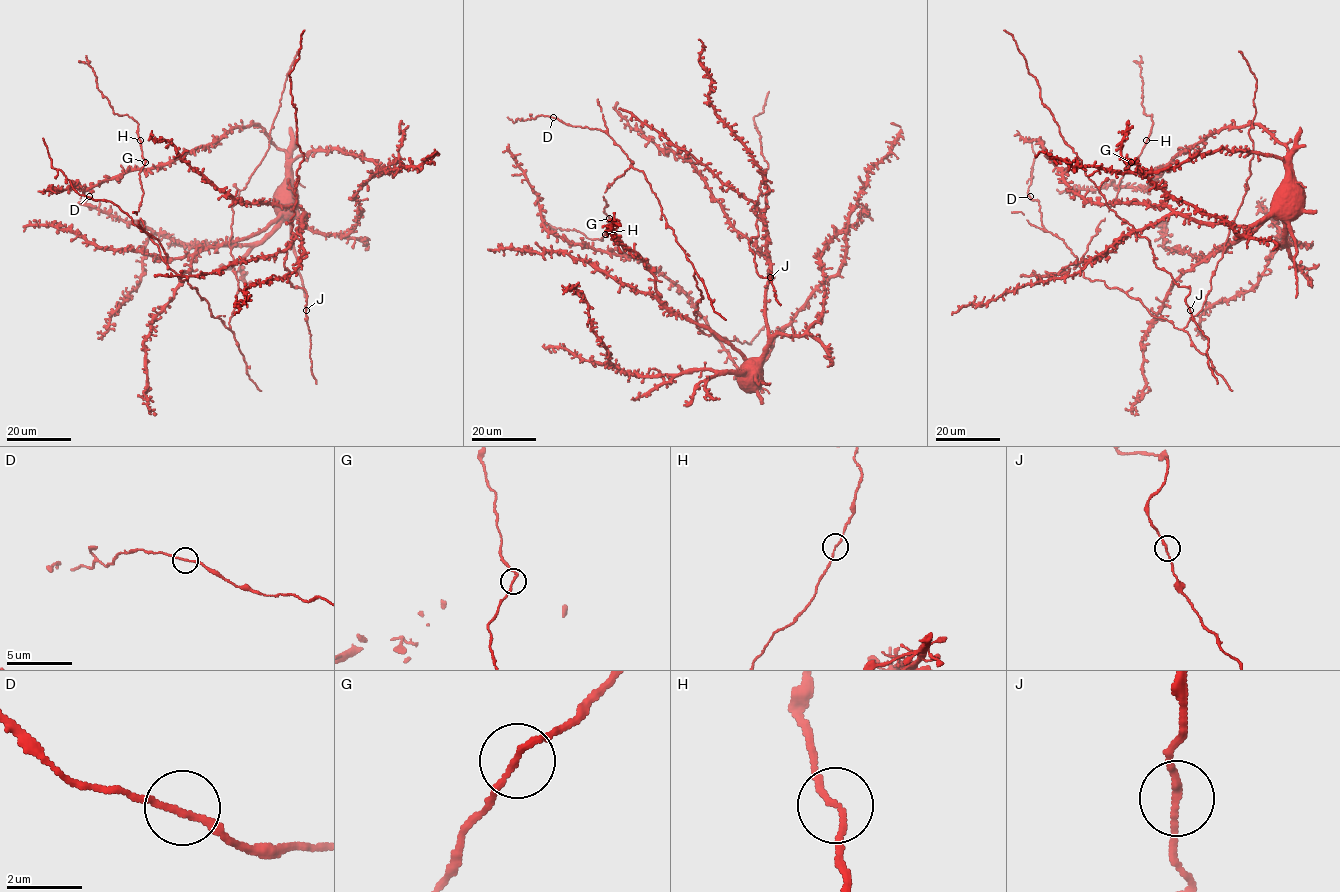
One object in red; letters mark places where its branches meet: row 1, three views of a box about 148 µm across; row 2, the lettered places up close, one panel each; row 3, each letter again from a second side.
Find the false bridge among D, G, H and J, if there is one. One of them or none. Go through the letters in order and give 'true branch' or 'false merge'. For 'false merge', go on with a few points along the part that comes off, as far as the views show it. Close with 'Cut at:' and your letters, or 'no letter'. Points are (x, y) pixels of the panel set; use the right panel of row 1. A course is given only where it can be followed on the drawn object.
D: true branch
G: true branch
H: true branch
J: true branch
Cut at: no letter

